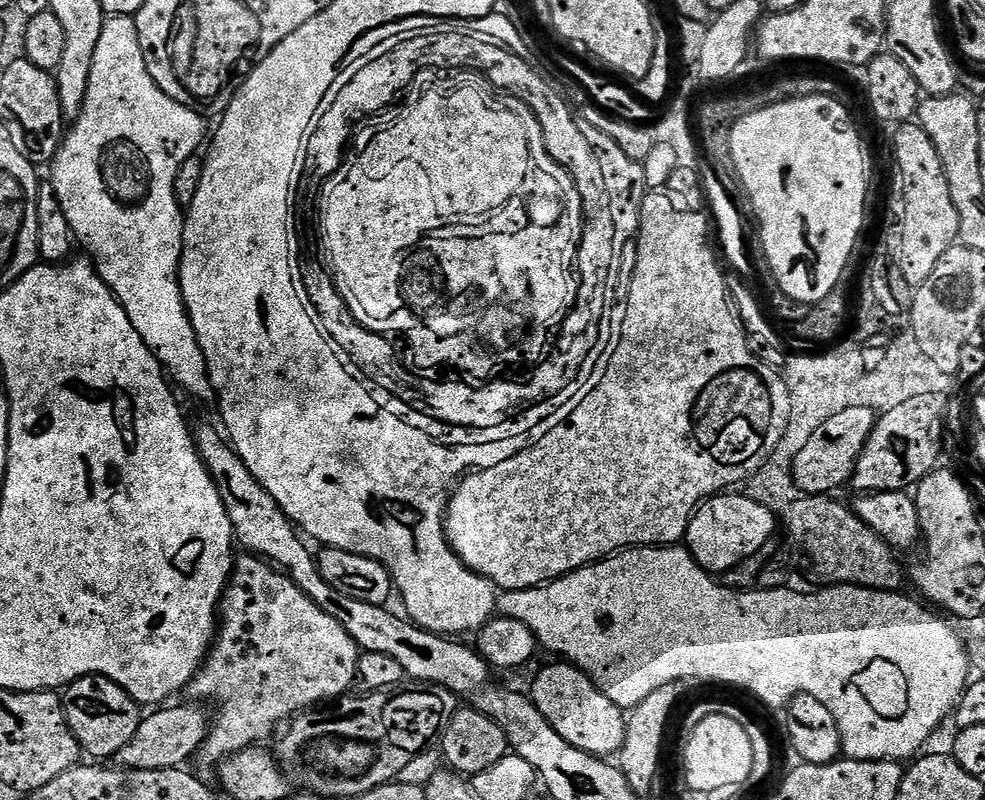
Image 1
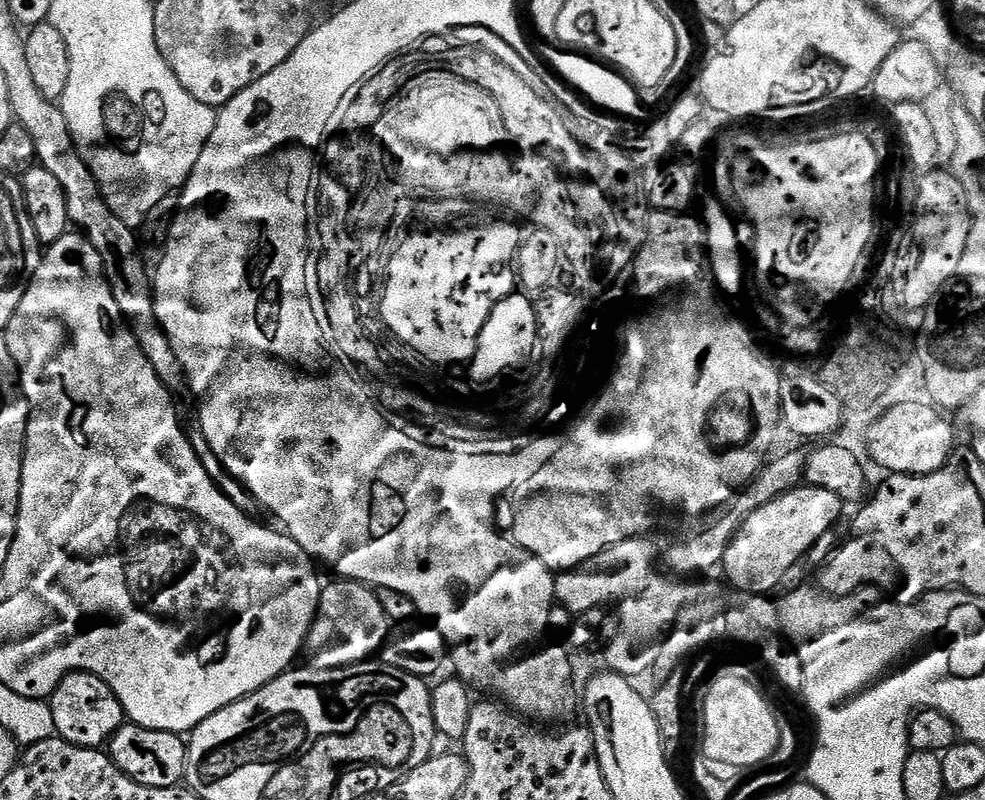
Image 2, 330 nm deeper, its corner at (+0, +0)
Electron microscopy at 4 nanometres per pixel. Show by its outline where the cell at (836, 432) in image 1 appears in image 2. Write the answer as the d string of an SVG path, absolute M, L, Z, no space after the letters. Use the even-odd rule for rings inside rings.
M920 400L894 406L869 430L867 455L888 474L925 476L937 472L954 451L952 428L939 415L943 416L931 403Z

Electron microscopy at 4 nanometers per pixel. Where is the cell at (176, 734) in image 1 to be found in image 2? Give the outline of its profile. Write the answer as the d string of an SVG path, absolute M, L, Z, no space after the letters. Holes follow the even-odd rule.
M343 578L333 581L321 587L316 620L308 631L306 656L312 659L309 661L313 668L345 668L371 661L390 635L388 615L382 610L379 595L369 585Z

